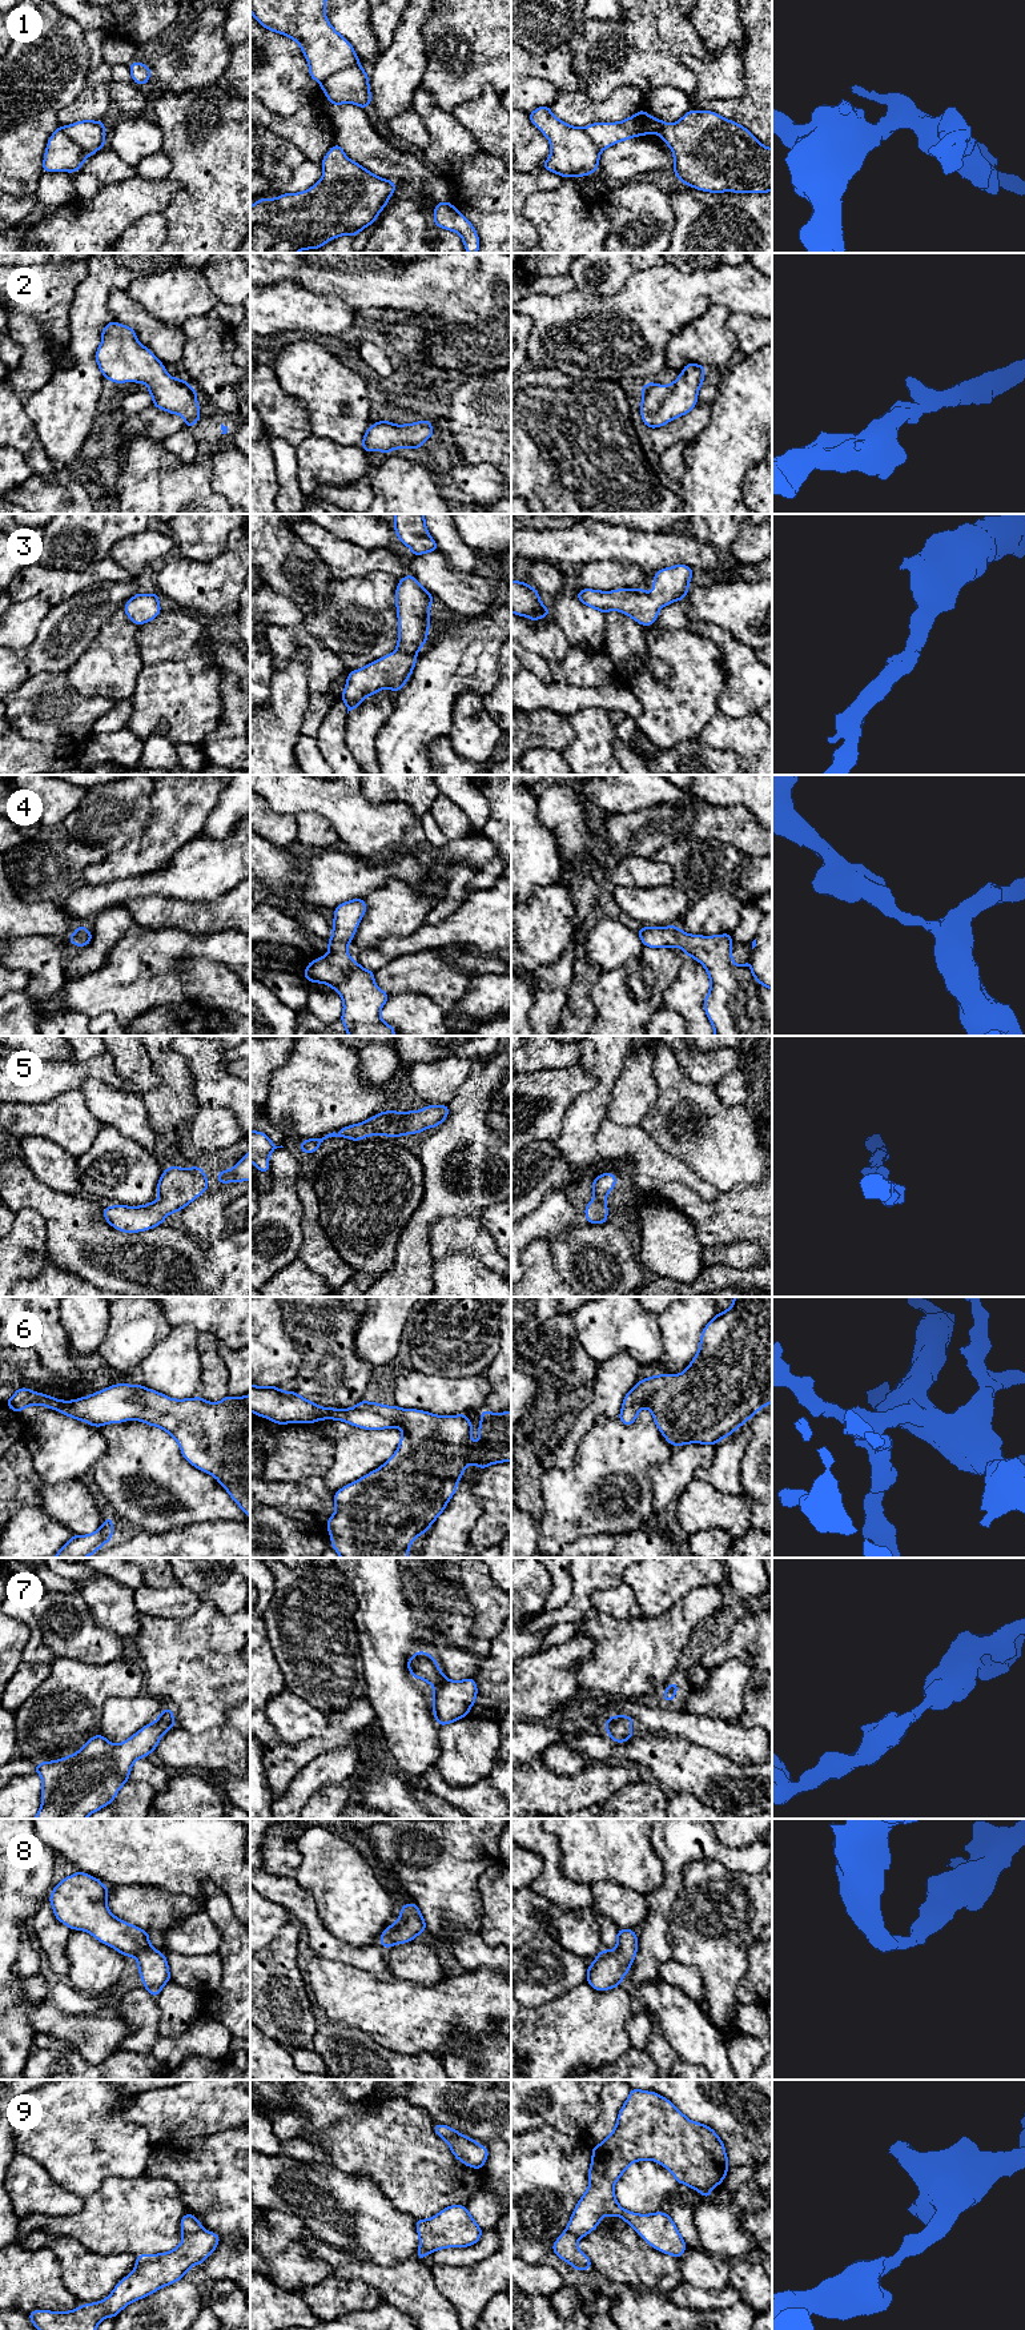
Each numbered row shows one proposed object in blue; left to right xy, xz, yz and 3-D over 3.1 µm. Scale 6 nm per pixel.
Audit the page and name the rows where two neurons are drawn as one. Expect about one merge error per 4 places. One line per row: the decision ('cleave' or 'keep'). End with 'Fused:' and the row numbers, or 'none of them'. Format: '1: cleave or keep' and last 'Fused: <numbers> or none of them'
1: cleave
2: keep
3: keep
4: keep
5: keep
6: keep
7: keep
8: keep
9: keep
Fused: 1

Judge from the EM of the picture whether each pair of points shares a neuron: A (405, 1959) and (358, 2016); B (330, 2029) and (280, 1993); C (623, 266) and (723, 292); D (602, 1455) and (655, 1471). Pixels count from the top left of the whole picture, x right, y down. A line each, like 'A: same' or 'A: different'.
A: different
B: different
C: different
D: different

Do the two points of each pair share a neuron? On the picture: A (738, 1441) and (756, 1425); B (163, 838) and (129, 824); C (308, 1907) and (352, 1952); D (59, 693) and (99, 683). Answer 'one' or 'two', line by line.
A: two
B: two
C: one
D: two

